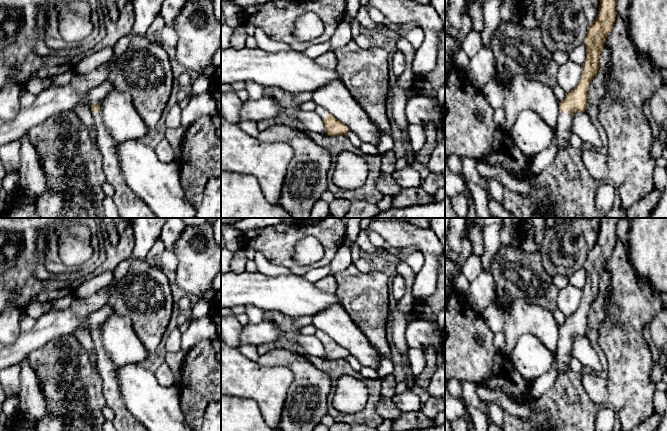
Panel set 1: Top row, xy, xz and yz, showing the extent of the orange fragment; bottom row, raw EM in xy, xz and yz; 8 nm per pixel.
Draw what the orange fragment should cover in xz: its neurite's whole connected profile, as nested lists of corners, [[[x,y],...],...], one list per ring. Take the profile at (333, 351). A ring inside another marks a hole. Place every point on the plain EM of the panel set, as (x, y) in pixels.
[[[317,330],[315,336],[322,342],[328,360],[346,359],[350,353],[337,344],[324,331]]]

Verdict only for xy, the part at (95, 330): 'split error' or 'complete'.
split error

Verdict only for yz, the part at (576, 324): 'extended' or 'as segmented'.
extended

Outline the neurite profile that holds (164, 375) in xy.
[[[166,362],[156,369],[154,374],[157,381],[164,387],[170,387],[176,384],[176,377]]]

